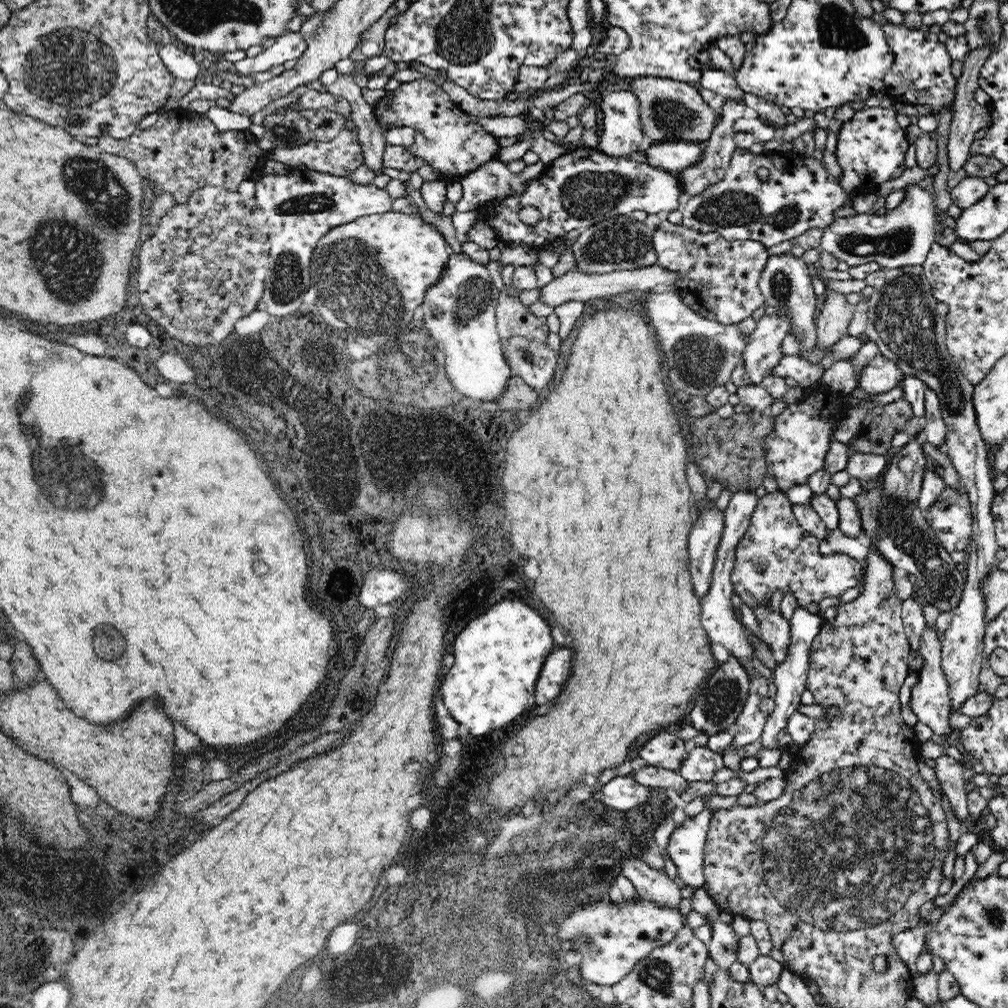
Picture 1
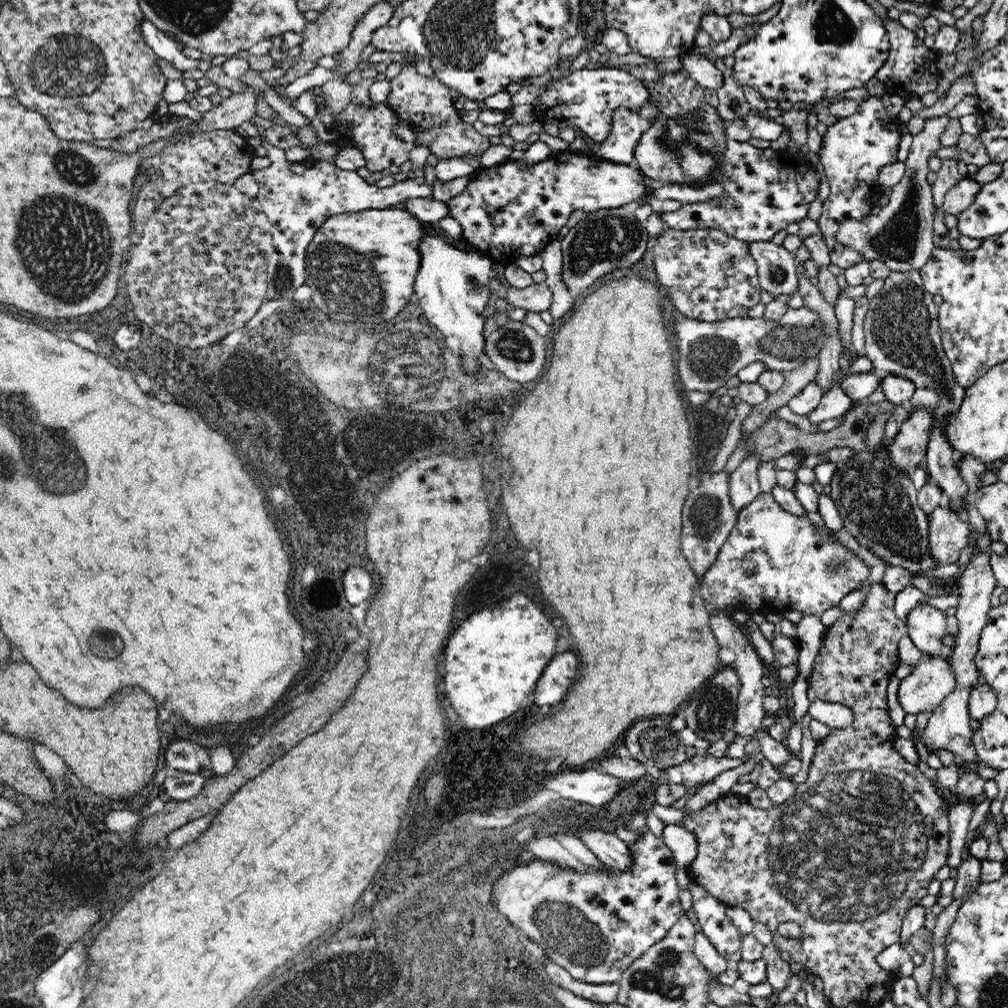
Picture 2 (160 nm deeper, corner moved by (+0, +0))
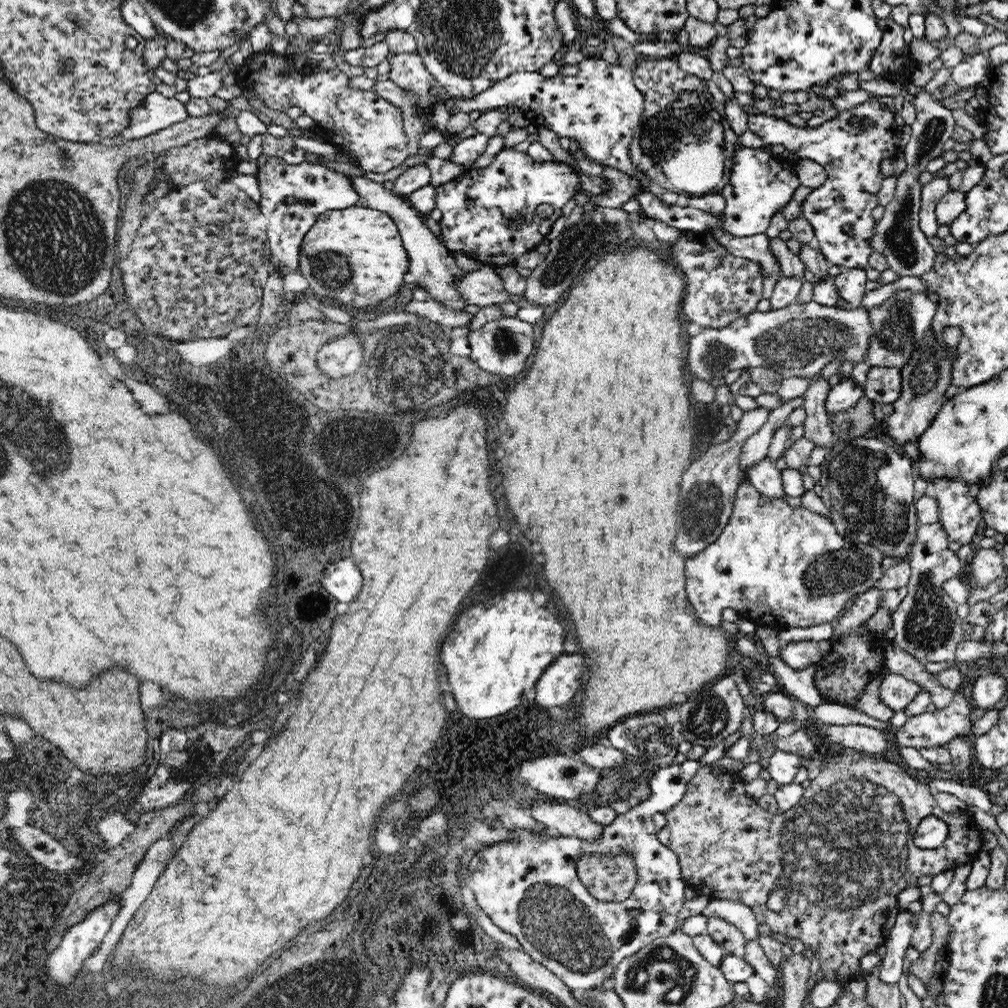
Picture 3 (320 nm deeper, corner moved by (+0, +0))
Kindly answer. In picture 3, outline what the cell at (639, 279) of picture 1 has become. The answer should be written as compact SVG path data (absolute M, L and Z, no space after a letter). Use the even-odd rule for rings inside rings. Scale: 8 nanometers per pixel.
M482 265L478 270L458 277L454 286L459 296L466 298L467 304L474 306L487 307L506 301L512 301L516 305L527 302L523 294L508 294L503 287L501 276L489 265Z

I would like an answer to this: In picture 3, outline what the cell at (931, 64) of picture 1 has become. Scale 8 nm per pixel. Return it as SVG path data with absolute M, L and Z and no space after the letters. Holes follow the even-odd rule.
M889 16L879 20L879 27L883 30L883 37L872 55L872 62L868 63L868 69L880 79L900 82L903 86L920 65L912 60L904 41L904 26Z

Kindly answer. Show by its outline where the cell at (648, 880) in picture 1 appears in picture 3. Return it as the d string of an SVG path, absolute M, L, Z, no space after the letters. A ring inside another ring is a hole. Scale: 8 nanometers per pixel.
M537 800L526 811L548 828L550 835L574 836L581 840L594 841L600 840L604 832L602 825L593 822L587 813L572 807L571 803Z

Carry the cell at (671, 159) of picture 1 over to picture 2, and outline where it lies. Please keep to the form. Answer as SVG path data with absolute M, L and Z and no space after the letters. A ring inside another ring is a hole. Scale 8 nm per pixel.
M662 74L660 84L645 84L649 98L658 107L658 116L653 118L652 124L645 126L638 144L634 147L634 164L639 167L641 173L651 179L657 185L666 182L676 184L708 182L721 171L721 154L727 144L725 124L720 119L718 111L710 106L704 98L705 89L699 86L691 77L685 74Z

